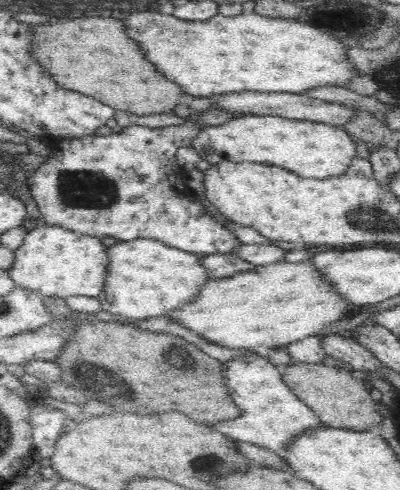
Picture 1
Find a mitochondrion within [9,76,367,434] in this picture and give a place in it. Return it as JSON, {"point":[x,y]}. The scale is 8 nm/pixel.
{"point":[80,188]}

